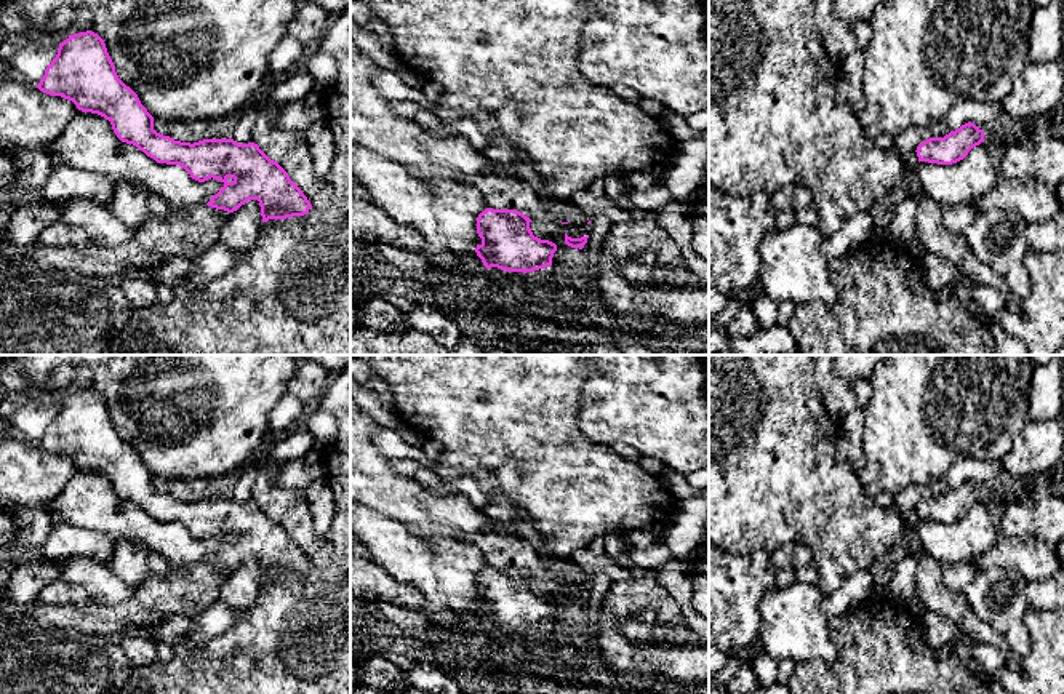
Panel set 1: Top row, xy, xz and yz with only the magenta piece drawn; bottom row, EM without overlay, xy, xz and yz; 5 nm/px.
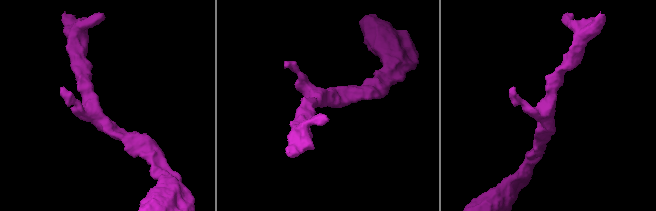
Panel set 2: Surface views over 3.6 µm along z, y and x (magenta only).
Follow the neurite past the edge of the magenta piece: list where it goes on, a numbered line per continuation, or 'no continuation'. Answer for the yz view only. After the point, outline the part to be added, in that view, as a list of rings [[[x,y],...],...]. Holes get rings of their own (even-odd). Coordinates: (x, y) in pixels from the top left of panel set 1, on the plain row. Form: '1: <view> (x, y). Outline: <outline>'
no continuation

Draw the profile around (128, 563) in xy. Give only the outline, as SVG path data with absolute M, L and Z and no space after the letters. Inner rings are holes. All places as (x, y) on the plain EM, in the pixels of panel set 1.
M123 540L115 544L115 552L106 564L125 585L136 588L150 572L147 553L141 544Z

